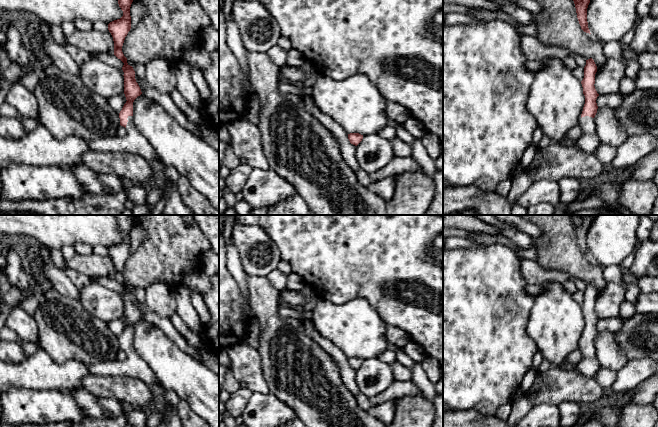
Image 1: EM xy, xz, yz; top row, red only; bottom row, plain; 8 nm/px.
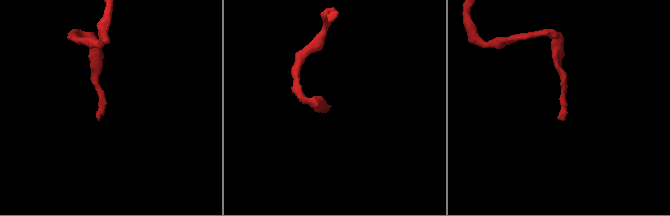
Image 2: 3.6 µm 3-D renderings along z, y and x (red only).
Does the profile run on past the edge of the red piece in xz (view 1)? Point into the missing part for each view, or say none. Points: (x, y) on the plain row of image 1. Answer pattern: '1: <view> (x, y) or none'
1: none

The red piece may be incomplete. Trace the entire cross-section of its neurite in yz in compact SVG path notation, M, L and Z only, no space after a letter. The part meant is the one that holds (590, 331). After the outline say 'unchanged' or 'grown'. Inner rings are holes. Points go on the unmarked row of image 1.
M592 282L586 284L584 302L581 305L585 320L585 328L580 343L582 359L578 362L575 369L589 378L594 378L601 366L596 358L593 345L598 333L596 323L599 320L594 310L596 296L597 290L594 284Z | grown

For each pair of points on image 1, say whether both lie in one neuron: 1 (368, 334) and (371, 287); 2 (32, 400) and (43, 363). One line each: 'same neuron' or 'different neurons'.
1: different neurons
2: different neurons

